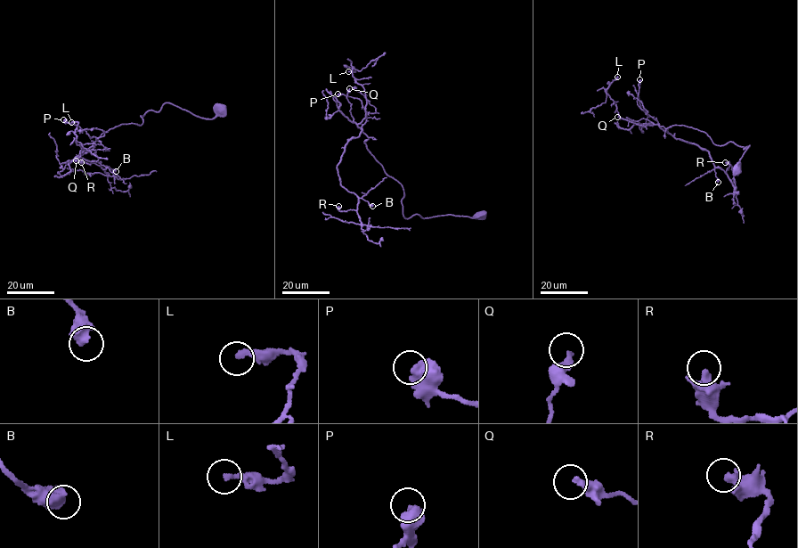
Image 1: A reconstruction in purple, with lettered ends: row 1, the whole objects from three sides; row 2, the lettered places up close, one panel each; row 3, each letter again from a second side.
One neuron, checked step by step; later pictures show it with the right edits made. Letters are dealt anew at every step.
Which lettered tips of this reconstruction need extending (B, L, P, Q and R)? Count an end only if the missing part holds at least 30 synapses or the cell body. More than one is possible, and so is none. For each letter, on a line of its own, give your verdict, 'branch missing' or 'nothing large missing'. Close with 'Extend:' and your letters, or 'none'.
B: nothing large missing
L: nothing large missing
P: nothing large missing
Q: nothing large missing
R: nothing large missing
Extend: none

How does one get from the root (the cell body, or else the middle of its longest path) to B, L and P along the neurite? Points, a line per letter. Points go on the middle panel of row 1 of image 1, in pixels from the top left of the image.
B: (481, 216), (404, 217), (403, 189), (367, 149), (362, 131), (346, 146), (337, 172), (342, 186), (372, 206)
L: (481, 216), (404, 217), (403, 189), (367, 149), (357, 126), (365, 116), (365, 91), (353, 67), (348, 71)
P: (481, 216), (404, 217), (403, 188), (364, 142), (368, 137), (362, 126), (367, 113), (361, 100), (337, 94)

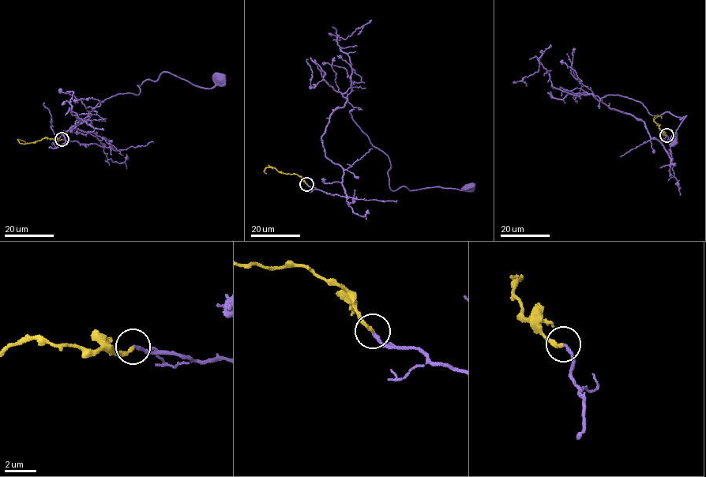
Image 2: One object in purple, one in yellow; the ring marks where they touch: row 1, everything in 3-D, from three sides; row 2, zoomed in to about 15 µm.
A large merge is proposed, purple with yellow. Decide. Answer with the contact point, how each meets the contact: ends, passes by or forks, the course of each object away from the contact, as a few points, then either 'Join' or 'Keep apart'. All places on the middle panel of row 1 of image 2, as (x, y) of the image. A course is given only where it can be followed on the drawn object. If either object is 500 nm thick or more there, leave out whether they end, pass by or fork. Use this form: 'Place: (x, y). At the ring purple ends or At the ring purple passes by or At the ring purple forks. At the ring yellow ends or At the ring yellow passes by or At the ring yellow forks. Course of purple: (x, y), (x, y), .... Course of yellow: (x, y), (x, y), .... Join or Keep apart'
Place: (306, 184). At the ring purple ends. At the ring yellow ends. Course of purple: (306, 184), (346, 196), (343, 170), (321, 141), (347, 100), (388, 159), (389, 188), (470, 188). Course of yellow: (306, 184), (302, 177), (279, 172), (271, 167), (264, 169), (266, 174). Join

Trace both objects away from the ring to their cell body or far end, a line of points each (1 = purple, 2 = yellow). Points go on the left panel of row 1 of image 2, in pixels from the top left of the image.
1: (61, 139), (103, 145), (96, 133), (70, 129), (163, 72), (208, 88), (221, 80)
2: (61, 139), (43, 138), (24, 144), (20, 140)

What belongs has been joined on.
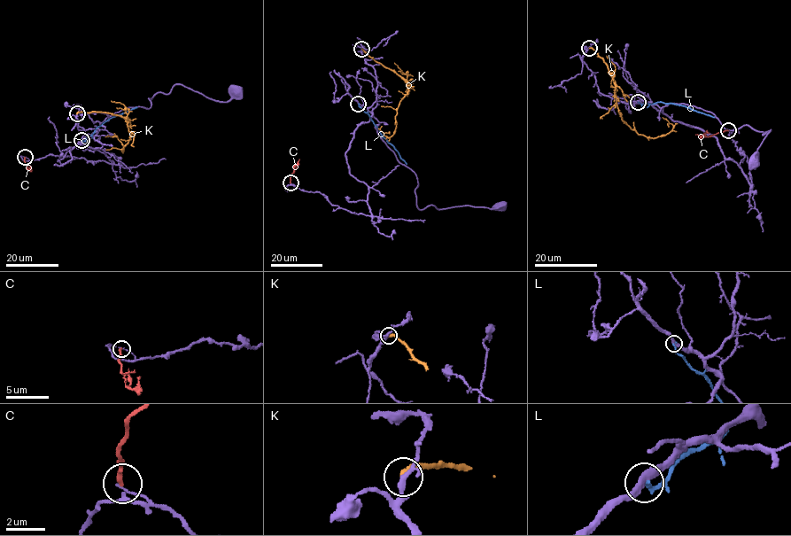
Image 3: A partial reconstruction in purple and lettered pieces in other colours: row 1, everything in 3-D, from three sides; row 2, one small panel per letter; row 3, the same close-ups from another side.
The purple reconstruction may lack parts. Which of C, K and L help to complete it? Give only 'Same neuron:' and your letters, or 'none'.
Same neuron: none

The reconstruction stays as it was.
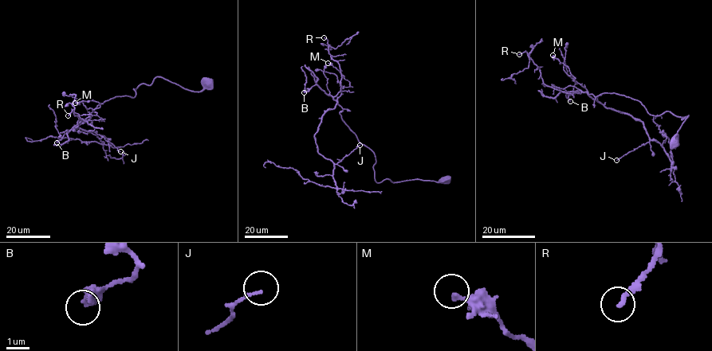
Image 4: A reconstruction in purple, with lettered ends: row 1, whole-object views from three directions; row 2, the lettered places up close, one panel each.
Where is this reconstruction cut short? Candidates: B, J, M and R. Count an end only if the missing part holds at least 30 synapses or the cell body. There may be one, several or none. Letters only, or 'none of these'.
none of these

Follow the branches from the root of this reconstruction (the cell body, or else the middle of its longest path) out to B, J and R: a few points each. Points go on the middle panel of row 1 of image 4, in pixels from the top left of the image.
B: (446, 180), (375, 181), (375, 156), (342, 119), (342, 107), (316, 84), (304, 92)
J: (446, 180), (375, 181), (375, 156), (342, 119), (337, 103), (315, 134), (317, 151), (336, 164), (359, 145)
R: (446, 180), (375, 181), (375, 156), (342, 119), (343, 108), (333, 98), (340, 89), (341, 75), (324, 37)

